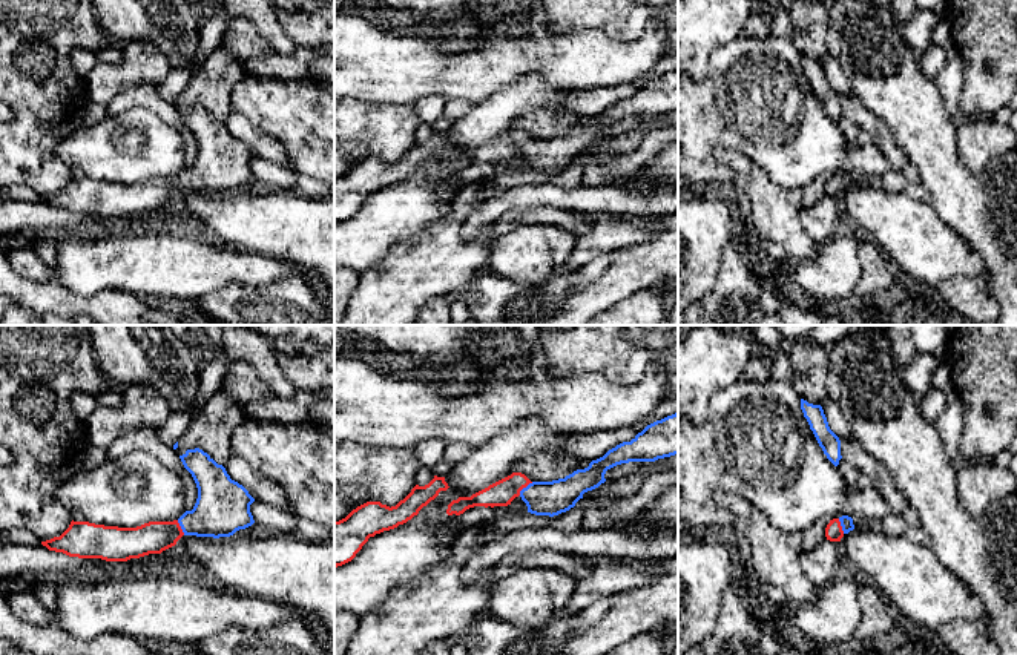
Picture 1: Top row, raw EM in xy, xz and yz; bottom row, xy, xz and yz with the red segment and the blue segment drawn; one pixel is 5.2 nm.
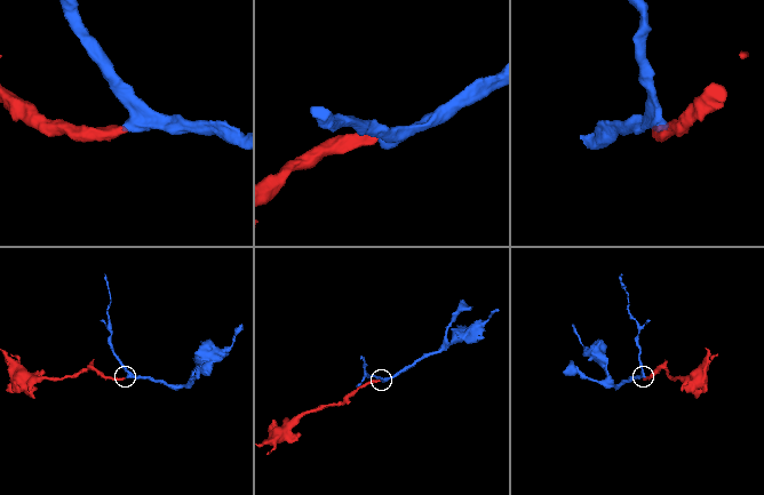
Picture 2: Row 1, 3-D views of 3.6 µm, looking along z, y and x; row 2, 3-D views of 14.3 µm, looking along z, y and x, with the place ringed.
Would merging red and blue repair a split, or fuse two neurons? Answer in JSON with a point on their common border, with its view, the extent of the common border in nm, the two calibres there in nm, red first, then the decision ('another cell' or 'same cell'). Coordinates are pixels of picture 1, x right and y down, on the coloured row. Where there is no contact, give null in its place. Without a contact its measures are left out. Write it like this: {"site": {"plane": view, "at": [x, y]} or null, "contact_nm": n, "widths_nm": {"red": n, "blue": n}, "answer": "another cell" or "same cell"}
{"site": {"plane": "xz", "at": [525, 487]}, "contact_nm": 100, "widths_nm": {"red": 140, "blue": 180}, "answer": "same cell"}

